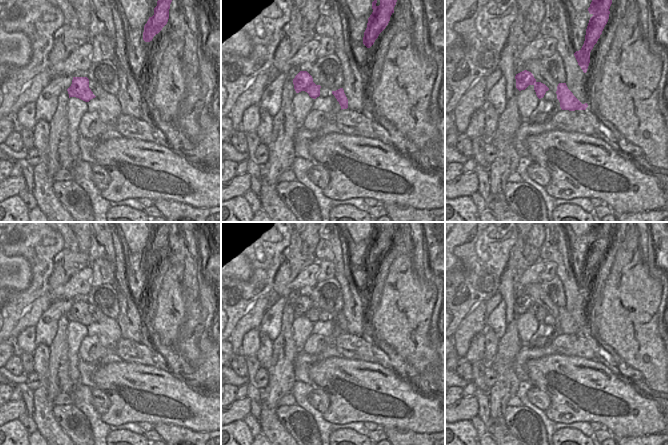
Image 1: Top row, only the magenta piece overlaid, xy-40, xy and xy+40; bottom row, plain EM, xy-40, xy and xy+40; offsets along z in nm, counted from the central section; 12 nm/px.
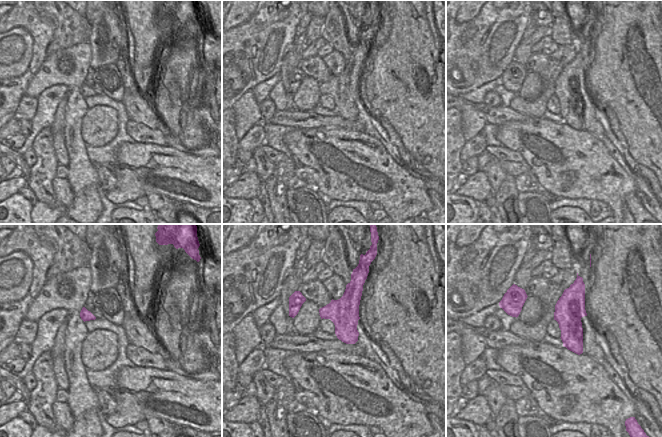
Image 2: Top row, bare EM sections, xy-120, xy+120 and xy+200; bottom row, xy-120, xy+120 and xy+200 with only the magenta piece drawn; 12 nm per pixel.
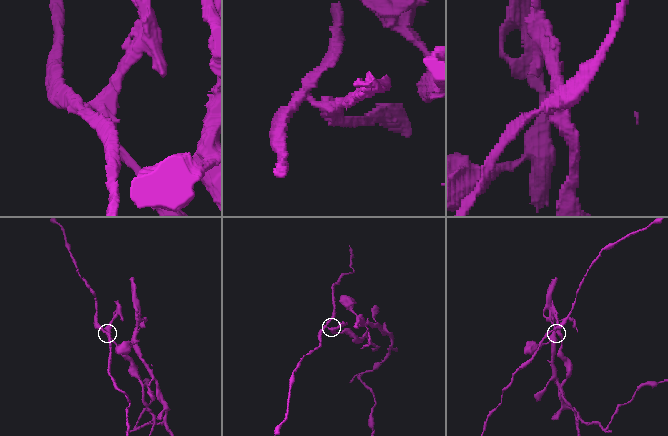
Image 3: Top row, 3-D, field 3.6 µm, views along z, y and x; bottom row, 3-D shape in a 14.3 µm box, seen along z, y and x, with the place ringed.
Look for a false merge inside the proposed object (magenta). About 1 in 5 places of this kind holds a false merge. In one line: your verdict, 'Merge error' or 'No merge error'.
Merge error.

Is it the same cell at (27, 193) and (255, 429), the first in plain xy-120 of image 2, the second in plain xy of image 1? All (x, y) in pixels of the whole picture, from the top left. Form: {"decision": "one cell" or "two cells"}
{"decision": "one cell"}

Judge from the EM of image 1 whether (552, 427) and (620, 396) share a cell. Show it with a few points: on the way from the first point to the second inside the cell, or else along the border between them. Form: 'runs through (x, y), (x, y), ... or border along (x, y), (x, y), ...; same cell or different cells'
border along (544, 412), (555, 422), (584, 422); different cells

